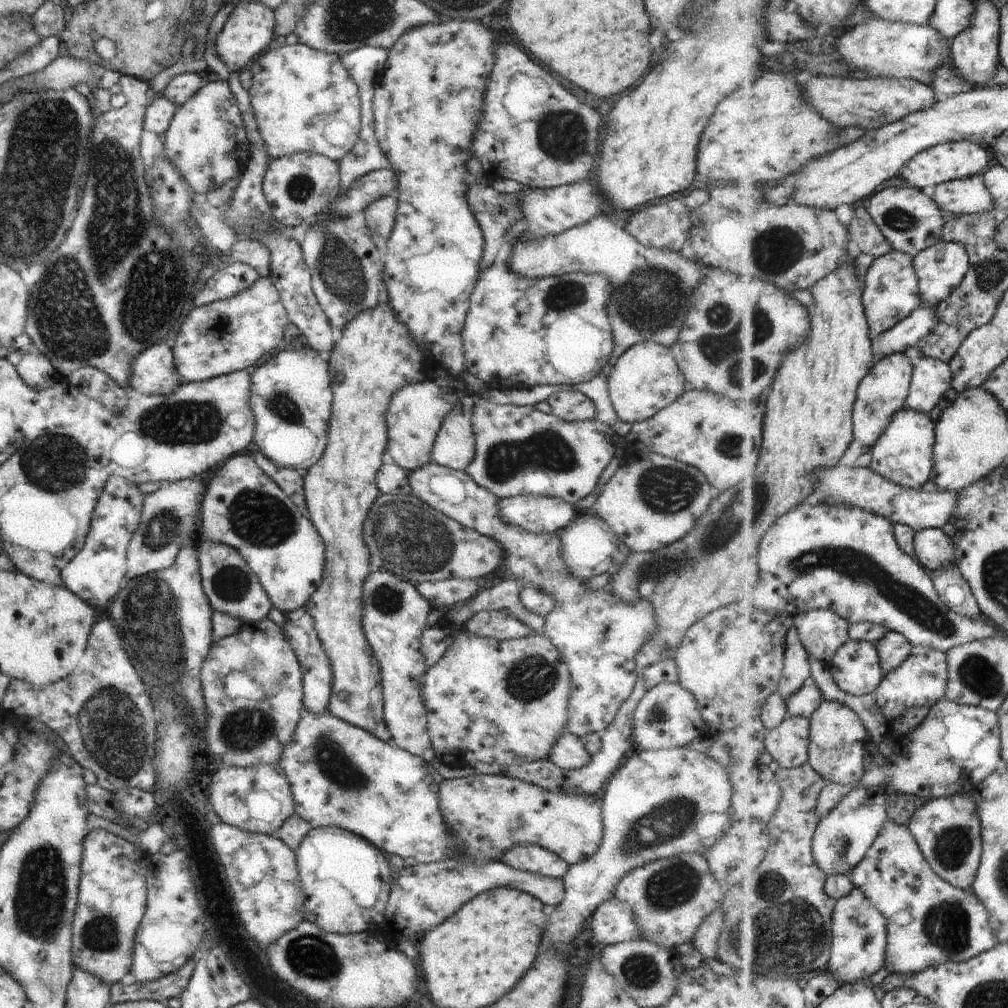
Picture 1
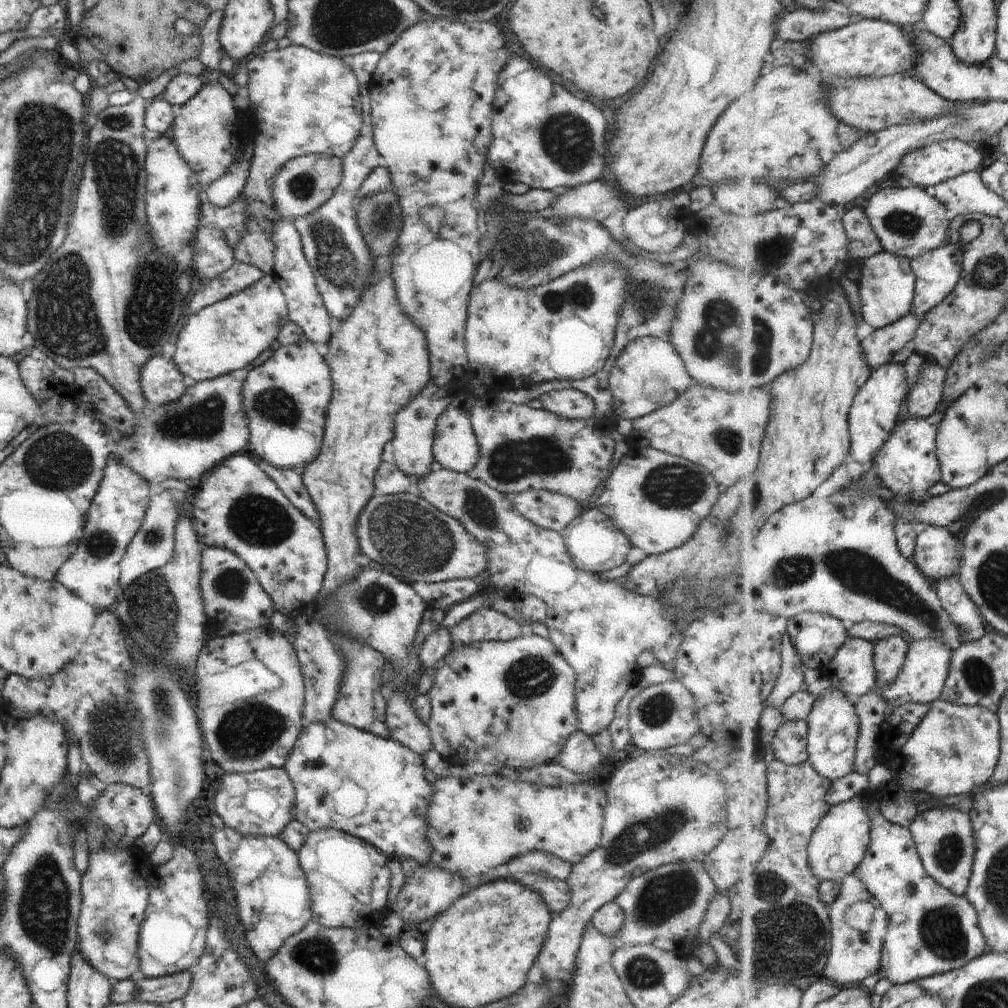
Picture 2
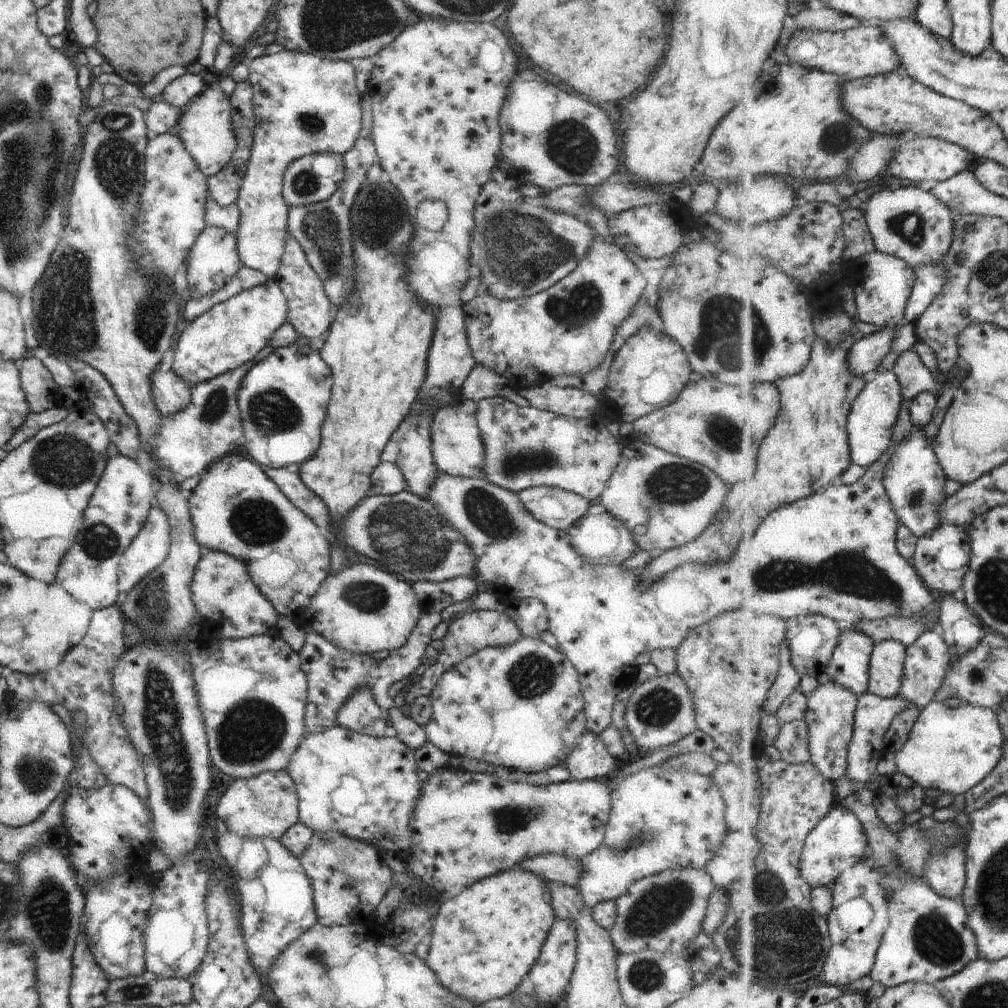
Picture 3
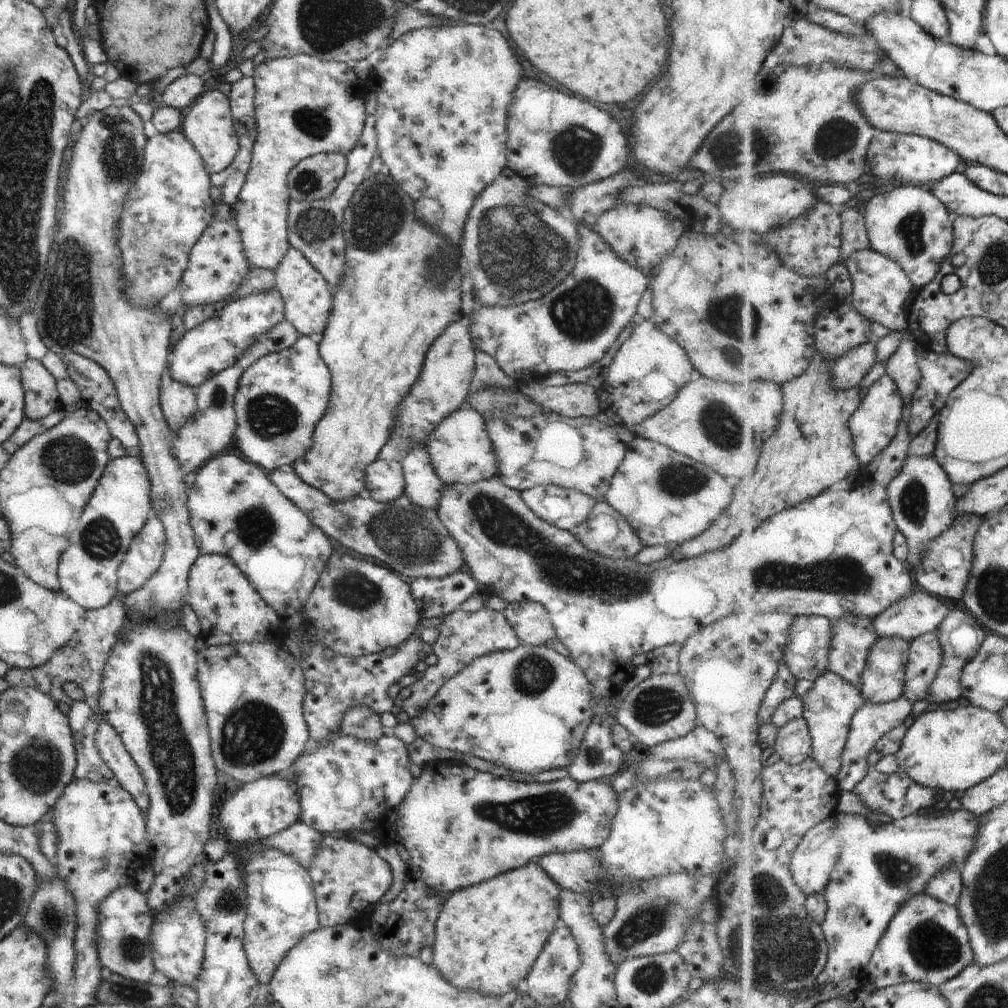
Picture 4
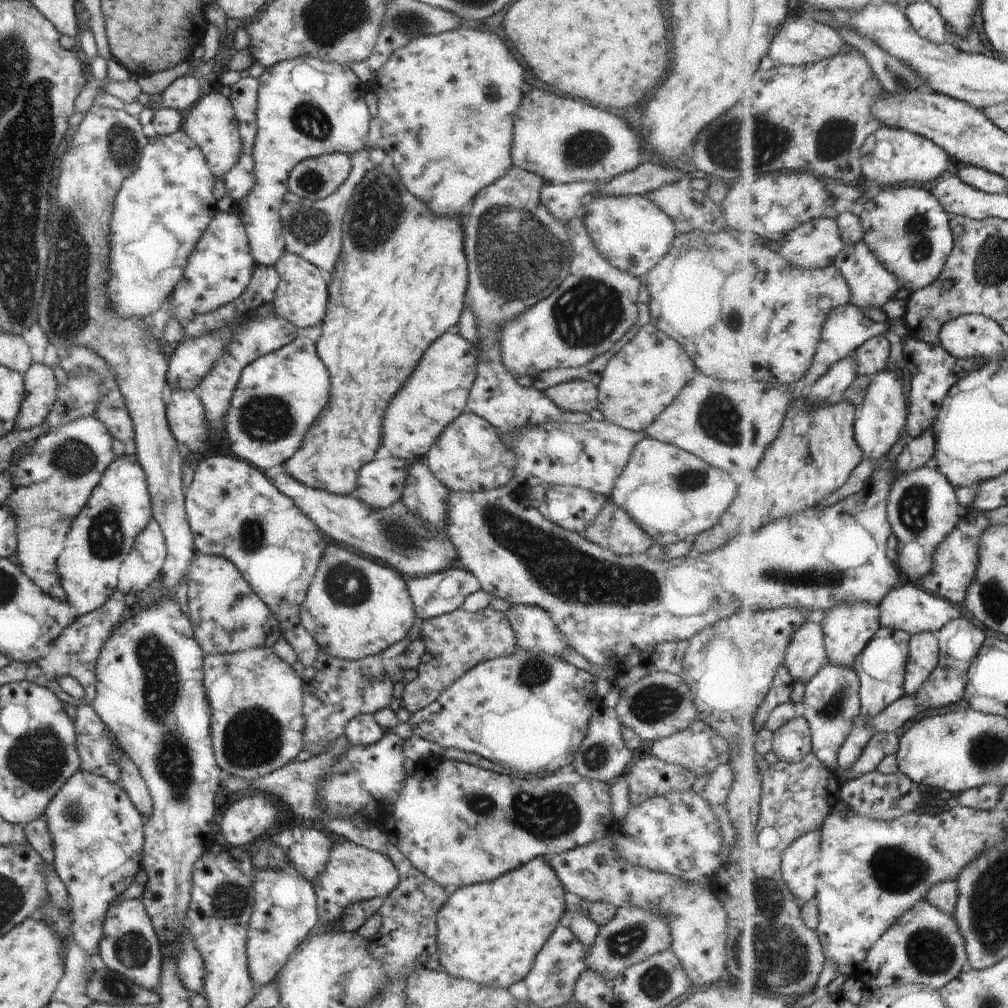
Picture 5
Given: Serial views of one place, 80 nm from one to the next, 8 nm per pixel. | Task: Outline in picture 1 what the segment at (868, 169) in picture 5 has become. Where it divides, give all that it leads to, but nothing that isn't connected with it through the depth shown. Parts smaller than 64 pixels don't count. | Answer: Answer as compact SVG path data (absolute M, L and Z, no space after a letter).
M971 140L958 141L939 144L921 152L903 168L901 174L909 186L922 189L926 186L940 186L952 180L982 174L981 172L988 168L988 164L990 164L990 156L980 144Z

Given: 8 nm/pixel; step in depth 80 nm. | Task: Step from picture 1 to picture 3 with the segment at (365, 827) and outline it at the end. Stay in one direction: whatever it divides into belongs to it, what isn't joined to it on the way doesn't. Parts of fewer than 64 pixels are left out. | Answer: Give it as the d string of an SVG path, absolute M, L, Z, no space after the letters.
M340 725L326 729L324 732L306 734L301 745L296 749L296 752L291 756L286 772L292 777L296 785L296 792L299 800L299 821L311 828L314 832L330 832L334 831L353 839L364 841L366 844L372 845L380 850L381 853L396 852L403 856L404 852L408 852L413 845L411 844L411 812L415 809L416 799L419 799L421 791L421 780L418 776L418 765L415 761L414 751L406 746L398 737L394 735L372 736L368 734L360 734Z

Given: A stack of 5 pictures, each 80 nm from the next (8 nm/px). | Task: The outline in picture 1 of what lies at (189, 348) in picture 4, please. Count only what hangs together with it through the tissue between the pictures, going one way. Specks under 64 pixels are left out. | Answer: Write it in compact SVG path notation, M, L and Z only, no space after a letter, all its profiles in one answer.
M260 277L256 282L229 299L222 299L201 307L194 307L186 315L179 328L174 347L172 348L174 364L177 371L185 378L186 382L198 382L213 379L244 369L251 370L253 364L270 350L281 349L284 329L289 323L289 318L280 300L280 295L268 277Z

